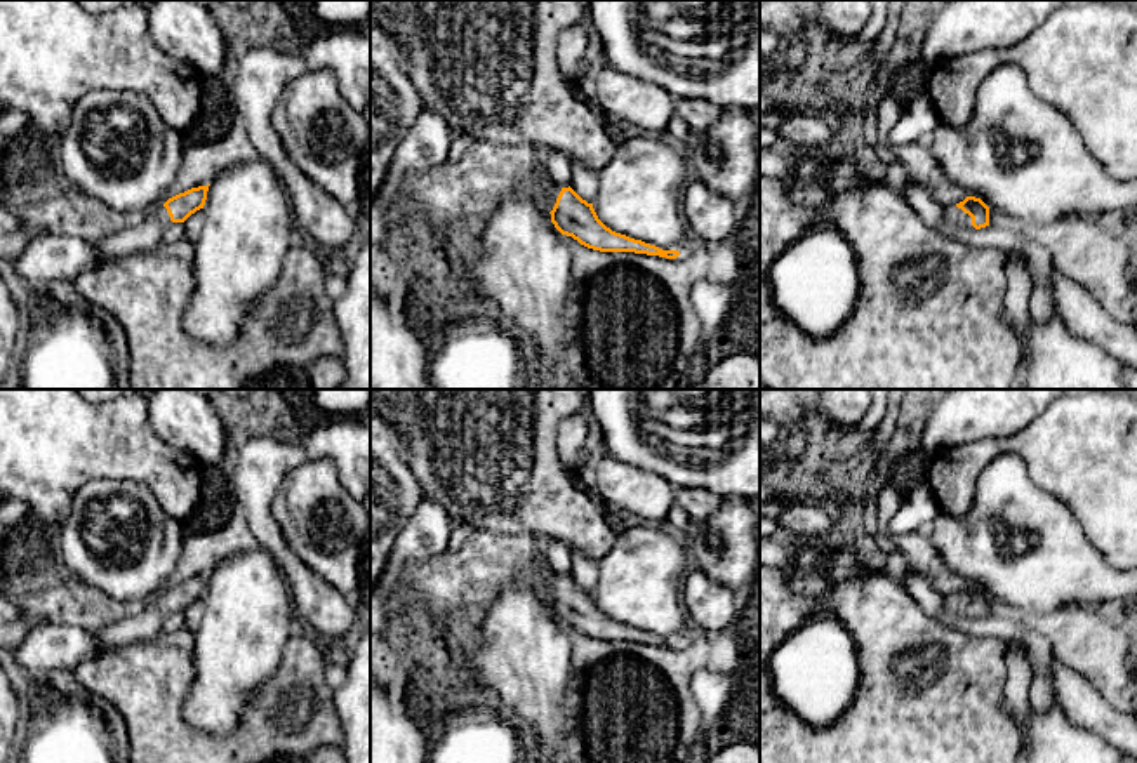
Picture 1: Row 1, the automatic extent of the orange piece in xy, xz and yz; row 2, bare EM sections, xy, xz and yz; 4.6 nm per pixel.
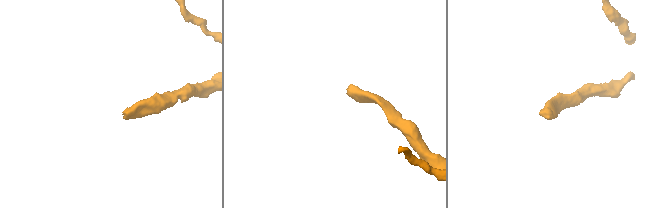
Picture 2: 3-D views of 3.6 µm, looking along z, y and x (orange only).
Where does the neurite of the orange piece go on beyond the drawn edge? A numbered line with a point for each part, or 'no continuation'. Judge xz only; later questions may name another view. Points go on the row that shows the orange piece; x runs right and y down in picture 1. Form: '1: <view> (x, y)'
1: xz (546, 192)

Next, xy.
1: xy (145, 235)

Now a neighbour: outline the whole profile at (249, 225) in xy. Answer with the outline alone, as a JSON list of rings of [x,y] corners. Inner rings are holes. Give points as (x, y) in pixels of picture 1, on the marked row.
[[[263,158],[223,170],[209,186],[203,216],[195,242],[195,289],[183,313],[183,327],[195,341],[223,348],[242,334],[249,306],[276,283],[297,228],[289,191]]]

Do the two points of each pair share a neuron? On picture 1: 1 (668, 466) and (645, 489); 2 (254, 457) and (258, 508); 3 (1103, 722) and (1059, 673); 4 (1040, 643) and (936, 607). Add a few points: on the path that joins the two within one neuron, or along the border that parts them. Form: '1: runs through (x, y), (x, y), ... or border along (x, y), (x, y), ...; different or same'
1: border along (621, 459), (659, 473), (675, 489); different
2: runs through (256, 470), (256, 496); same
3: runs through (1090, 709), (1068, 685); same
4: runs through (1014, 633), (993, 626), (962, 624); same

